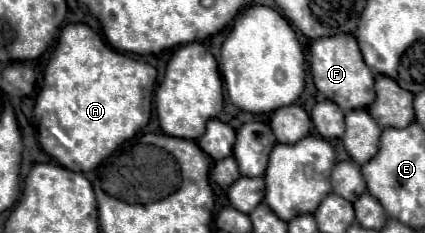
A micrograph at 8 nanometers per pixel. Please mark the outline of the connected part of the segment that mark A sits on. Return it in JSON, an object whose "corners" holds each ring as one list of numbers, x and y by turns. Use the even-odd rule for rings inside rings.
{"corners":[[67,24,61,30,55,52,45,68,45,90,41,88,35,101,33,117,41,148,67,170,89,172,97,168,113,150,117,150,117,146,121,146,121,142,127,142,147,126,155,78,157,70,151,64,131,60,109,48,87,24]]}

